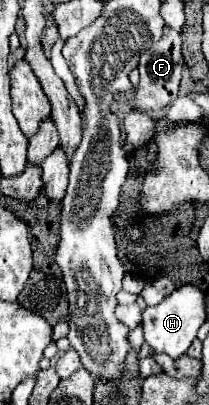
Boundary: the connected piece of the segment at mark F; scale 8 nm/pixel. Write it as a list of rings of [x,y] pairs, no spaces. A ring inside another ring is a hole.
[[[166,25],[162,39],[158,43],[154,43],[146,53],[142,53],[140,63],[138,63],[140,83],[134,87],[132,101],[130,101],[132,109],[160,111],[160,109],[168,107],[178,97],[178,87],[180,87],[180,79],[182,79],[182,69],[184,69],[180,43],[182,43],[180,33]]]

